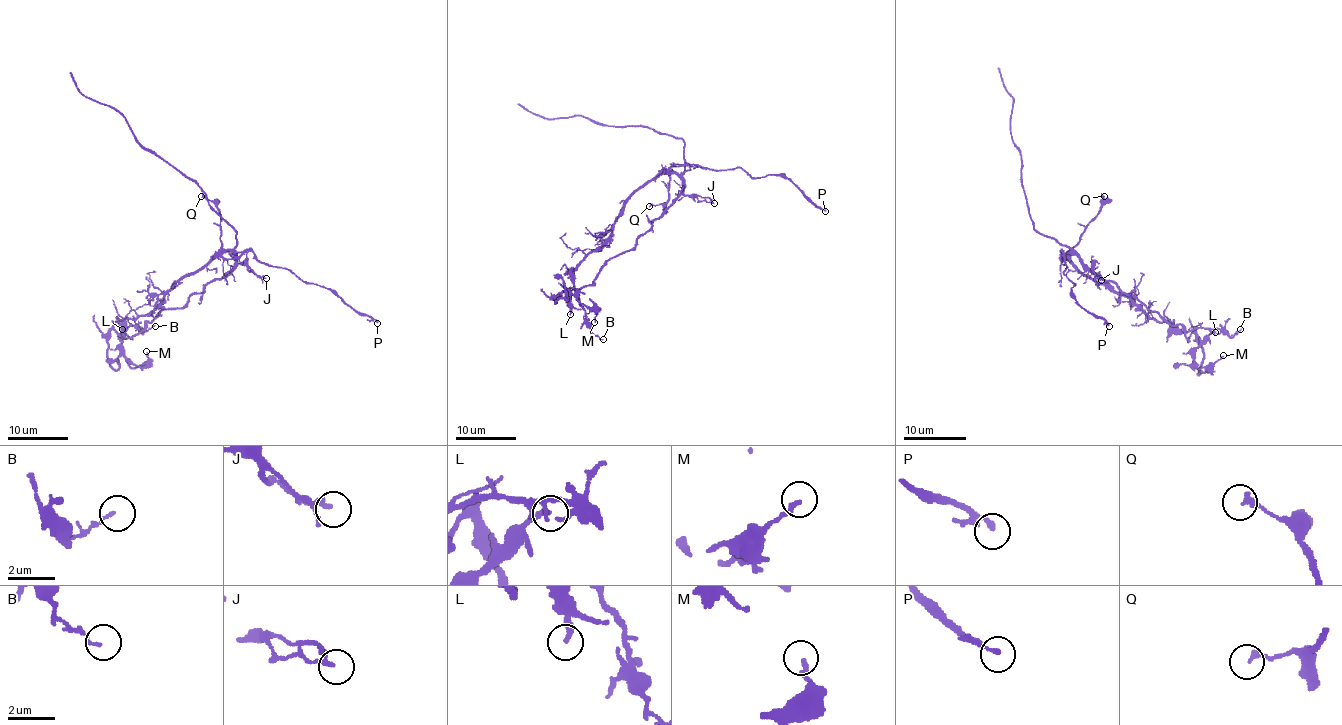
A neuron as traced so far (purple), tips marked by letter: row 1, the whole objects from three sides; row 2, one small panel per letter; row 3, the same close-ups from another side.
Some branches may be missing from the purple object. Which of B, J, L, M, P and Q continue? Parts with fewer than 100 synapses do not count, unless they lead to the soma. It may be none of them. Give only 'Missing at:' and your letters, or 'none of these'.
Missing at: none of these

